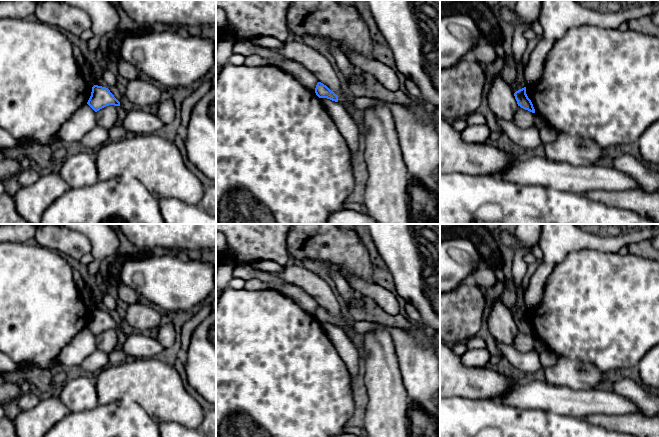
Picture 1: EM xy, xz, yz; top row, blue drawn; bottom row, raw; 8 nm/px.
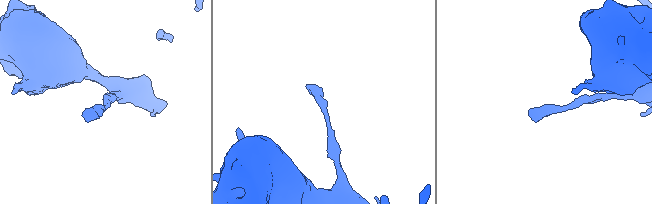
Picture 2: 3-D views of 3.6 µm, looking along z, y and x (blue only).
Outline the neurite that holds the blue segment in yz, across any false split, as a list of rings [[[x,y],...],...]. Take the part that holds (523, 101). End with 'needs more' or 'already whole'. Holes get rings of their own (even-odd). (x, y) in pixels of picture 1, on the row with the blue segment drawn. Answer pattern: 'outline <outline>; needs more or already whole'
outline [[[526,87],[516,91],[514,93],[514,96],[517,101],[518,106],[520,106],[521,108],[528,110],[532,113],[535,113],[533,104],[526,94]]]; already whole

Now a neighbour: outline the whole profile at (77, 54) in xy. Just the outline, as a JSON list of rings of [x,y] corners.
[[[73,46],[73,56],[79,66],[83,65],[85,59],[77,46]]]

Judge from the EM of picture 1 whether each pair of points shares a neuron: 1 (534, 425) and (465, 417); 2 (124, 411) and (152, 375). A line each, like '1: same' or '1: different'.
1: same
2: different

